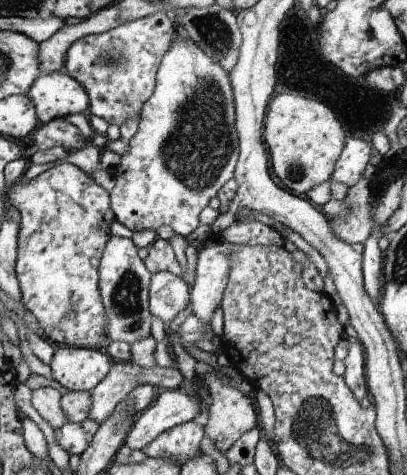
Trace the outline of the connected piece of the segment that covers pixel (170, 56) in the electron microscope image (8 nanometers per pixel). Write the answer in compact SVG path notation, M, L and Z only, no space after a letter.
M176 24L174 28L177 28L176 38L172 40L170 48L166 50L166 54L162 56L162 62L157 72L157 83L154 89L153 95L146 100L143 109L141 110L141 120L138 125L138 130L134 137L129 140L130 148L121 154L120 164L114 173L114 189L109 192L110 194L110 208L116 216L116 221L120 224L124 224L128 230L134 232L142 232L142 230L158 230L160 226L170 226L176 234L182 234L182 236L190 236L198 226L200 222L200 212L204 208L208 207L210 200L218 194L218 191L228 180L234 178L234 171L239 159L239 142L235 124L235 104L233 99L233 90L231 86L231 80L229 74L218 66L216 62L210 60L202 48L200 48L192 39L190 39L184 33L181 27Z

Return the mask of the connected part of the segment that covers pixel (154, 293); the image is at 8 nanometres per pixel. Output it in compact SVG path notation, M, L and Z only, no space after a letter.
M172 272L151 274L149 306L154 318L160 318L168 326L188 304L189 288L182 276Z

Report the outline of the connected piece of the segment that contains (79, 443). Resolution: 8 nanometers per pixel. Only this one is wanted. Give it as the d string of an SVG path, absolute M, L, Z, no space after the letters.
M87 418L82 422L67 422L60 428L52 429L56 443L66 454L80 456L92 442L98 427L98 422L92 422L92 418Z

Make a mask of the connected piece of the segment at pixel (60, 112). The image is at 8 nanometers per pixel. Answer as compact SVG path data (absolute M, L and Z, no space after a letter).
M64 70L38 76L27 95L34 103L40 123L70 114L87 115L90 106L82 84Z

